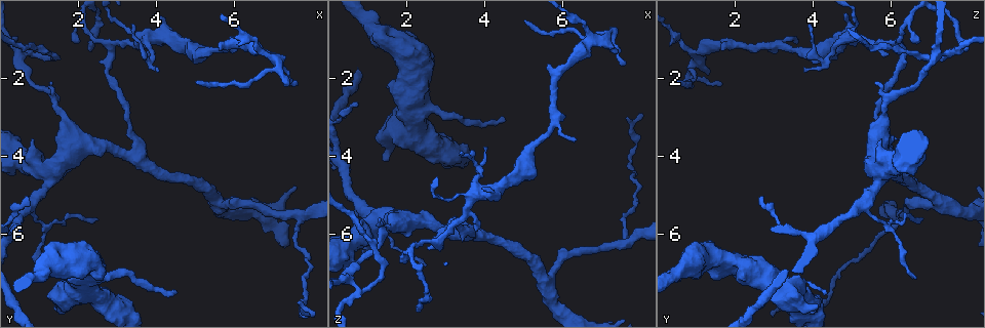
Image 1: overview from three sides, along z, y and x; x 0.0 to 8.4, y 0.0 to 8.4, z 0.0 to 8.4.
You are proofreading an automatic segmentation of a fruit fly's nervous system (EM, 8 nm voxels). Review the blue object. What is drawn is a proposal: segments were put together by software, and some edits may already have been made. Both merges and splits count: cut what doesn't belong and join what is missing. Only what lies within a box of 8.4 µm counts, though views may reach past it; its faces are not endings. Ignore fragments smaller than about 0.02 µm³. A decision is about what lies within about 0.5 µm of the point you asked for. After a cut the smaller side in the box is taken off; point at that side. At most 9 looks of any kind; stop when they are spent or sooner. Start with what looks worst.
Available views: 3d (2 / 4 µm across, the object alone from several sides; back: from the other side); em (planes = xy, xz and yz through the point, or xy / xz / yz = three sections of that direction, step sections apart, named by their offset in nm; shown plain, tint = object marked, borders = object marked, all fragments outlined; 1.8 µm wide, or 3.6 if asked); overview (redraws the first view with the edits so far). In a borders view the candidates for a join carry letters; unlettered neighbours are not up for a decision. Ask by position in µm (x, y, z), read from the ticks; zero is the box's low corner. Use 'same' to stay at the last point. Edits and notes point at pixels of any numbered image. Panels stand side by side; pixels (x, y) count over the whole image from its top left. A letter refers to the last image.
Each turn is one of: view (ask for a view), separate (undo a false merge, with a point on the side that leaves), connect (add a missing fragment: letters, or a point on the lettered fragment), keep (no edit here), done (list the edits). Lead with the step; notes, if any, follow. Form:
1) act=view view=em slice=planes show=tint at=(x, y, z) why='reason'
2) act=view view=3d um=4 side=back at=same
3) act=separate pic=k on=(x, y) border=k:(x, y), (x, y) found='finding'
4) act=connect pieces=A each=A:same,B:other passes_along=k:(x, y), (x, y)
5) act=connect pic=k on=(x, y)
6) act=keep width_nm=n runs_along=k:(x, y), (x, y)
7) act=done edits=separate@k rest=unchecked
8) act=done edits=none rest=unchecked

act=view view=em slice=xz step=4 show=tint at=(3.75, 0.90, 4.95) why='four arms meet'

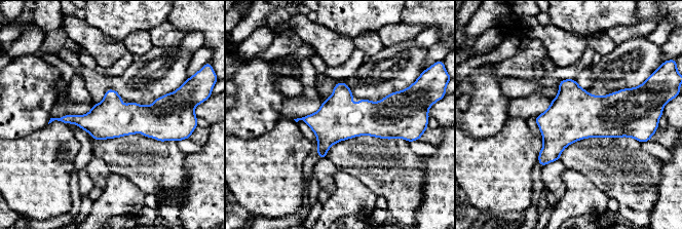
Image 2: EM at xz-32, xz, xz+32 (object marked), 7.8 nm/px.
act=view view=em slice=yz step=16 show=borders at=same

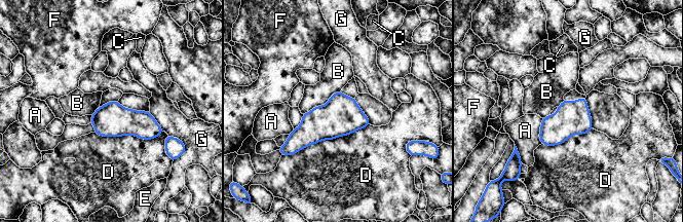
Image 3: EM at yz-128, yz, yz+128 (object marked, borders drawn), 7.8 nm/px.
act=keep longest_contact=D:750nm each=A:other,B:other,C:other,D:other,E:other,F:other,G:other found='continuous, no second neuron'

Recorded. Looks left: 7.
act=view view=3d um=2 at=(3.45, 4.00, 5.90) why='calibre changes'

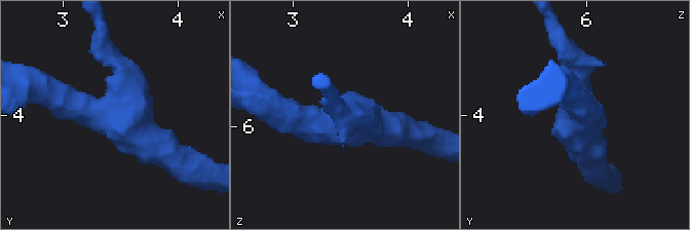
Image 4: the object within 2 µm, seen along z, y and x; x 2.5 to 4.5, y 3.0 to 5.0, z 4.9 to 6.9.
act=view view=em um=3.6 slice=planes show=plain at=(3.42, 3.96, 5.92) arms=3

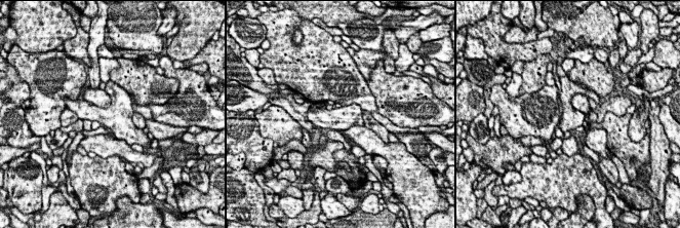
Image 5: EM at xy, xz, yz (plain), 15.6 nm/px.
act=view view=em um=3.6 slice=planes show=borders at=same why='what lies round it'

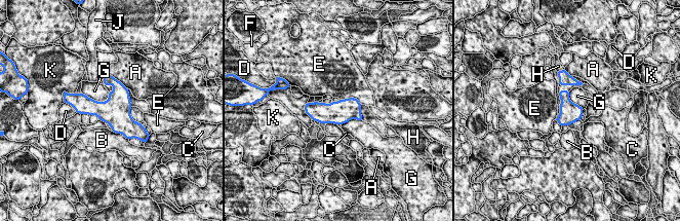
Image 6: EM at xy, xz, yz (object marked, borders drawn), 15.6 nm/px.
act=keep width_nm=320 longest_contact=G:440nm each=A:other,B:other,C:other,D:other,E:other,F:other,G:other,H:other,J:other,K:other found='one neuron here'

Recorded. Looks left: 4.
act=view view=em slice=yz step=8 show=borders at=(1.30, 2.15, 5.60) why='tapers out'

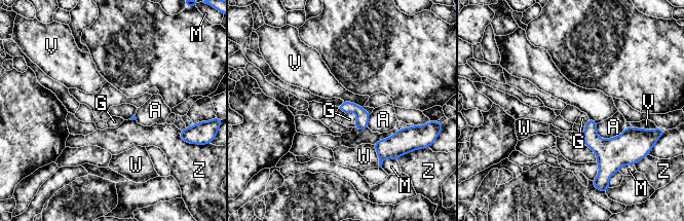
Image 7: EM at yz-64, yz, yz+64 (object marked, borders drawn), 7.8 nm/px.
act=keep longest_contact=A:240nm each=A:other,G:other,M:other,V:other,W:other,Z:other border=7:(346, 112), (355, 114), (354, 126) found='no lettered fragment goes on from it'

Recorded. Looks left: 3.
act=view view=em um=3.6 slice=xz step=8 show=tint at=(1.25, 4.35, 5.65) why='arms part here'

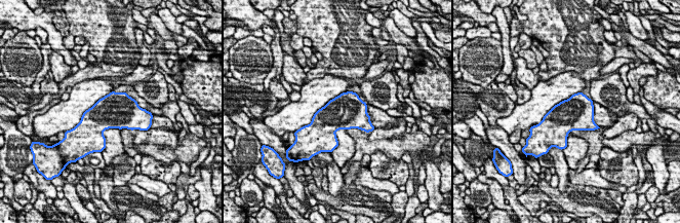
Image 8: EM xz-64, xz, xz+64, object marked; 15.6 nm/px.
act=view view=em um=3.6 slice=planes show=borders at=same why='another direction'

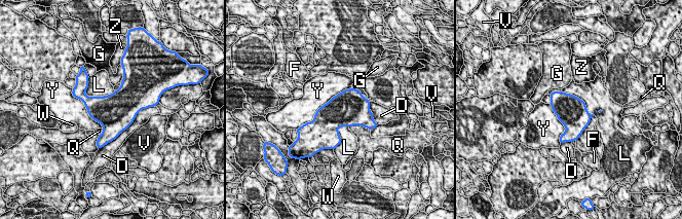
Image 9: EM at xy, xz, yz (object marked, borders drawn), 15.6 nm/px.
act=keep each=D:other,F:other,G:other,L:other,Q:other,V:other,W:other,Y:other,Z:other border=9:(351, 86), (333, 96), (307, 122) found='all the same neuron'

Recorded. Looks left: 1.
act=done edits=none rest=unchecked

